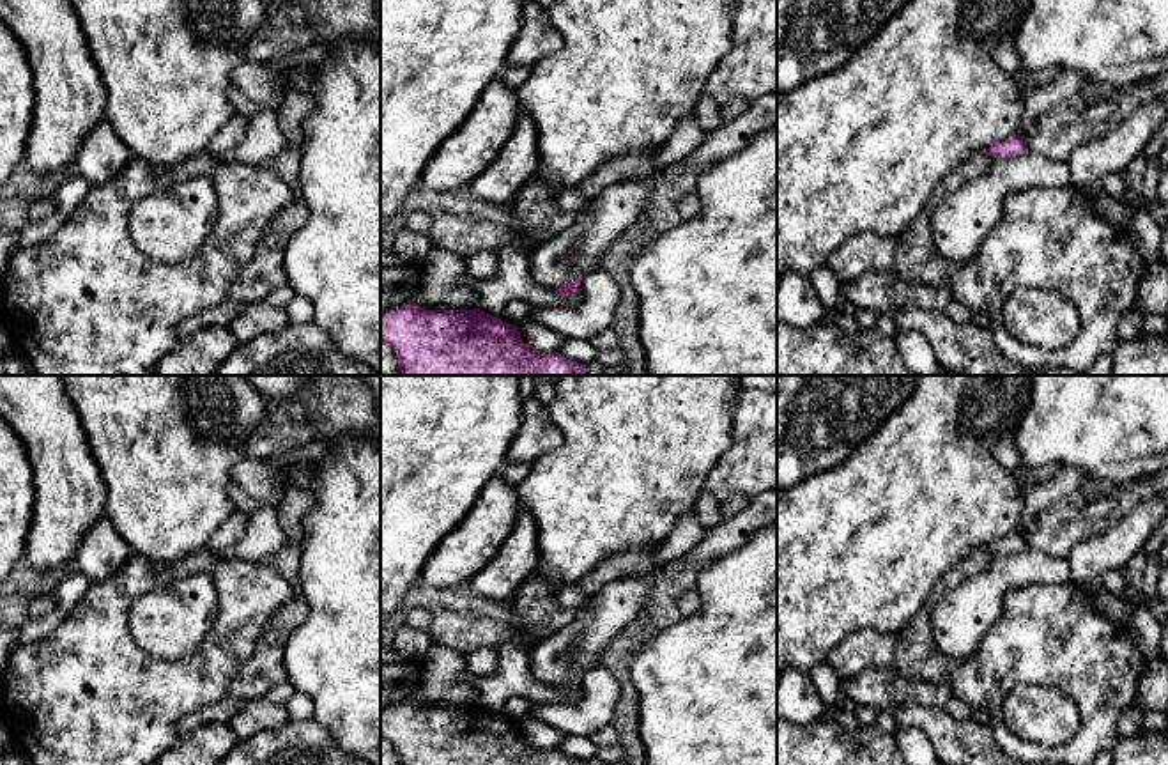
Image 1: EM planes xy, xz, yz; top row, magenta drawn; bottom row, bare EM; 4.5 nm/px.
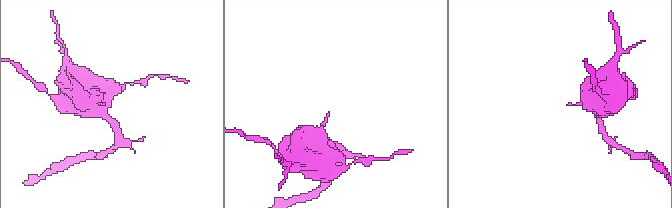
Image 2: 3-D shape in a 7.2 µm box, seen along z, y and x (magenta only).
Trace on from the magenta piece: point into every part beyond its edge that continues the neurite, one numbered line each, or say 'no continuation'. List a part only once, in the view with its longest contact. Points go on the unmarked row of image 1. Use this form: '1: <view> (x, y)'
no continuation

